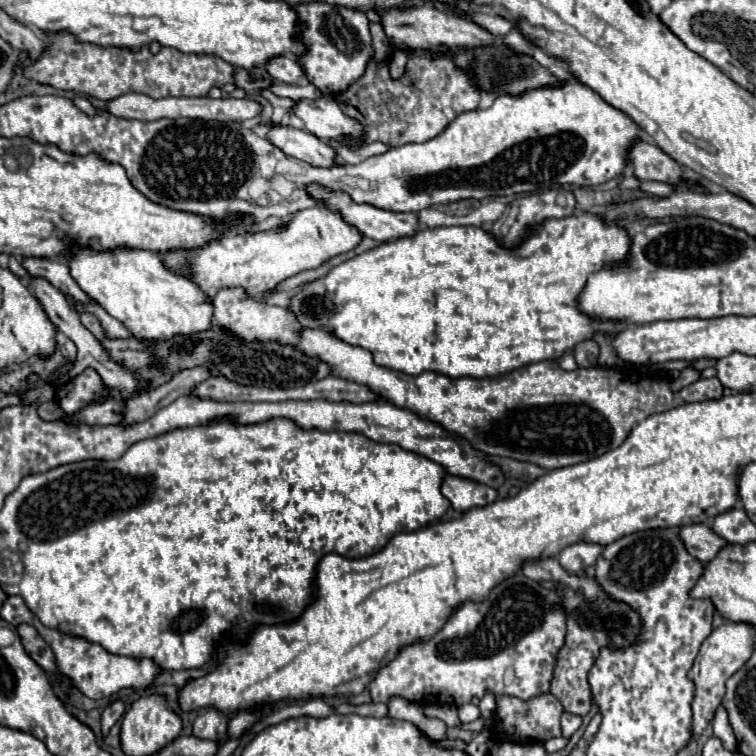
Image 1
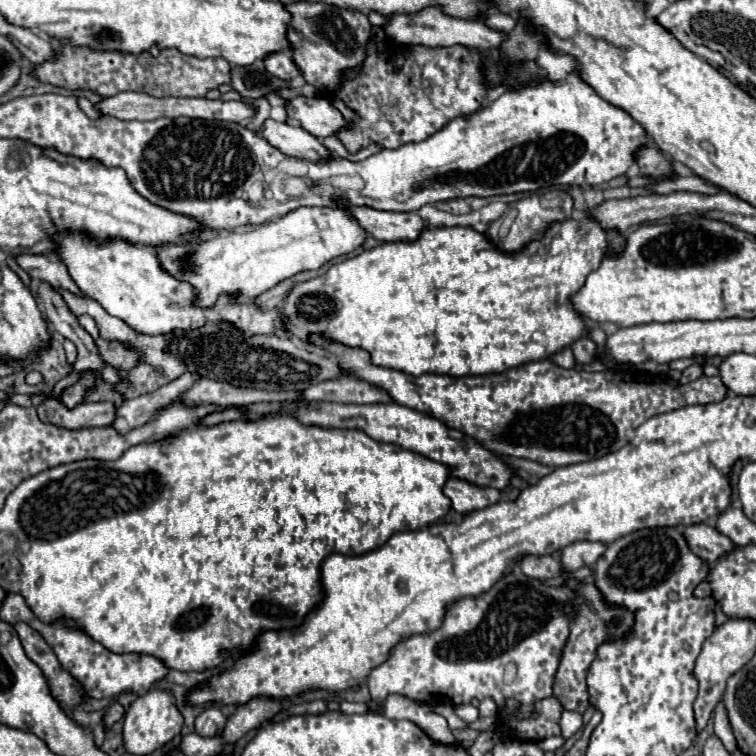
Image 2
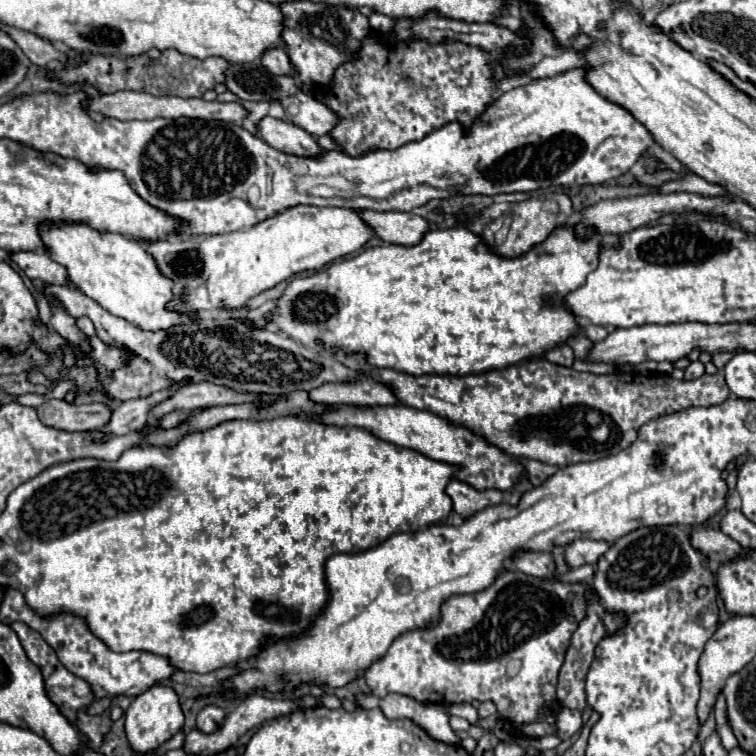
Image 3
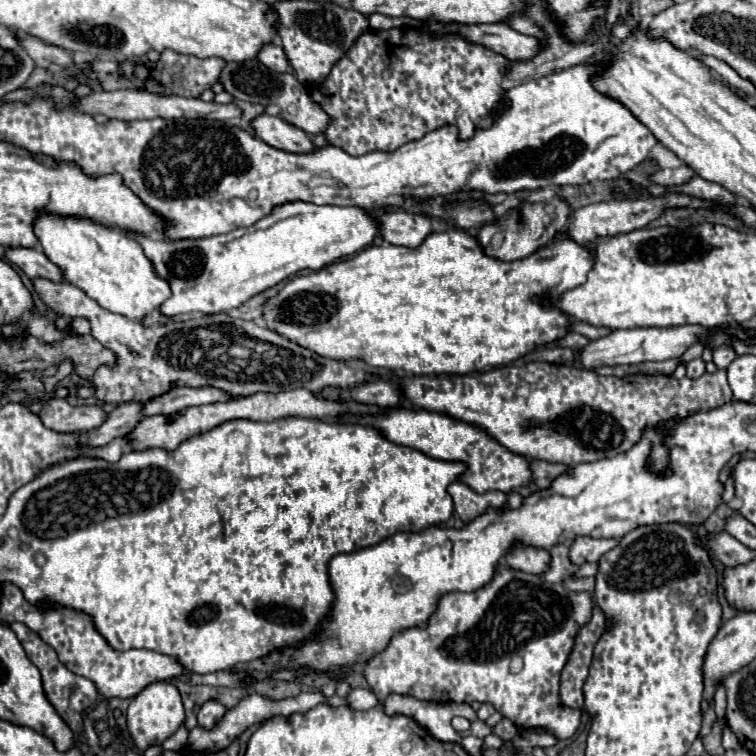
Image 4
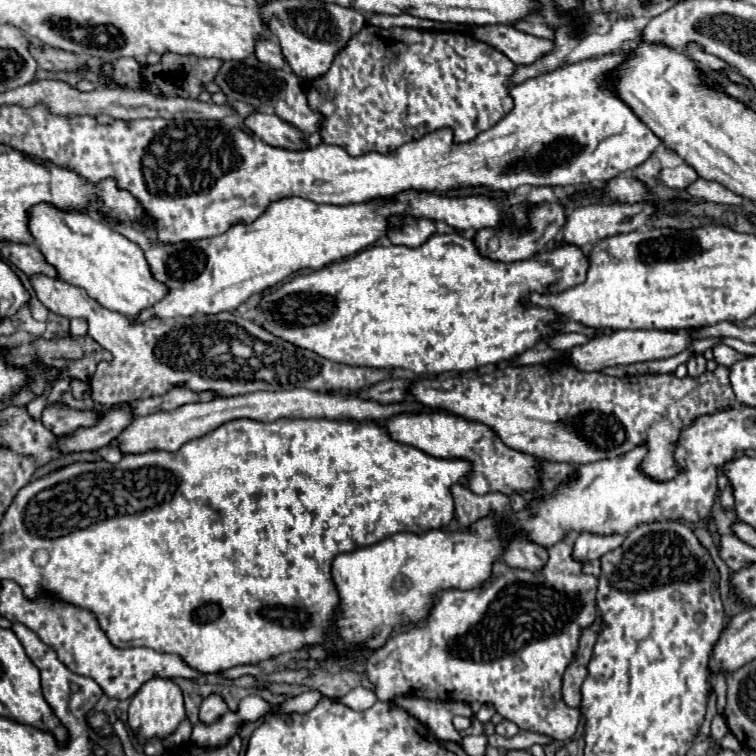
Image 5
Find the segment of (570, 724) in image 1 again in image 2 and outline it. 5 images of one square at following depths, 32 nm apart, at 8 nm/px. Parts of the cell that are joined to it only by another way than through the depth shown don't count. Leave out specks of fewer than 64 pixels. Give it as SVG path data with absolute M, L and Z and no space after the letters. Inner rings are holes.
M562 710L562 716L560 716L560 730L562 730L562 738L570 738L574 732L578 732L582 728L582 714L578 712L568 712L568 710Z

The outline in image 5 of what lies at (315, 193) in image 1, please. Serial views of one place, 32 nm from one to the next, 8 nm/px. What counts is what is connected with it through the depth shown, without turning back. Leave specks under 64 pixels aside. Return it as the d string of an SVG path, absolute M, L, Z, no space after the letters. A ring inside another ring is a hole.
M402 218L390 220L388 238L392 244L404 244L410 248L422 246L432 234L436 234L436 226L432 220L426 218L410 218L402 228Z

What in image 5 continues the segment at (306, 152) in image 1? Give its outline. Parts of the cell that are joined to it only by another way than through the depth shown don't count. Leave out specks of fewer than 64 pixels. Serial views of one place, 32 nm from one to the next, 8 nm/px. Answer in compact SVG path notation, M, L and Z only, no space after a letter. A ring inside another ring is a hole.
M254 112L254 114L246 116L244 124L252 130L254 136L258 136L260 140L264 140L270 146L288 148L288 150L296 150L296 148L306 146L304 134L298 128L290 126L288 122L282 122L276 114Z

